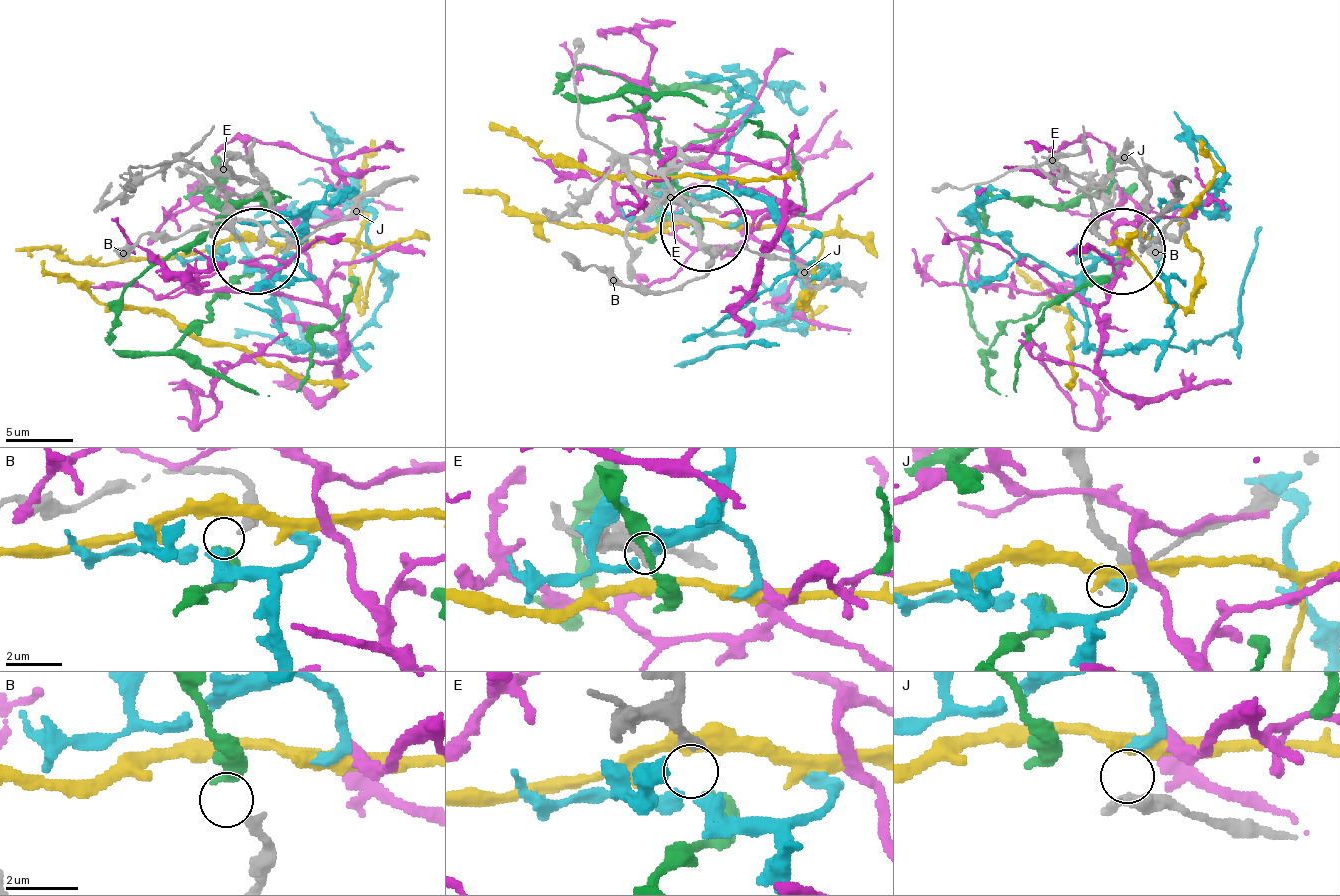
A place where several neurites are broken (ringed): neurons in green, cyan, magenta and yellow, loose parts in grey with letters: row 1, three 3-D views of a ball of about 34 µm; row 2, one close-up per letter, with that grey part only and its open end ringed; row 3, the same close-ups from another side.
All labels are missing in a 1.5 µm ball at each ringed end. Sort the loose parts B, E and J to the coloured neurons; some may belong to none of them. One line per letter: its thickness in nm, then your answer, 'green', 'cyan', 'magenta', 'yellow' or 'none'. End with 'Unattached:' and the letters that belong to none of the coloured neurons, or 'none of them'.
B: 280 nm | green
E: 360 nm | cyan
J: 240 nm | none
Unattached: J

